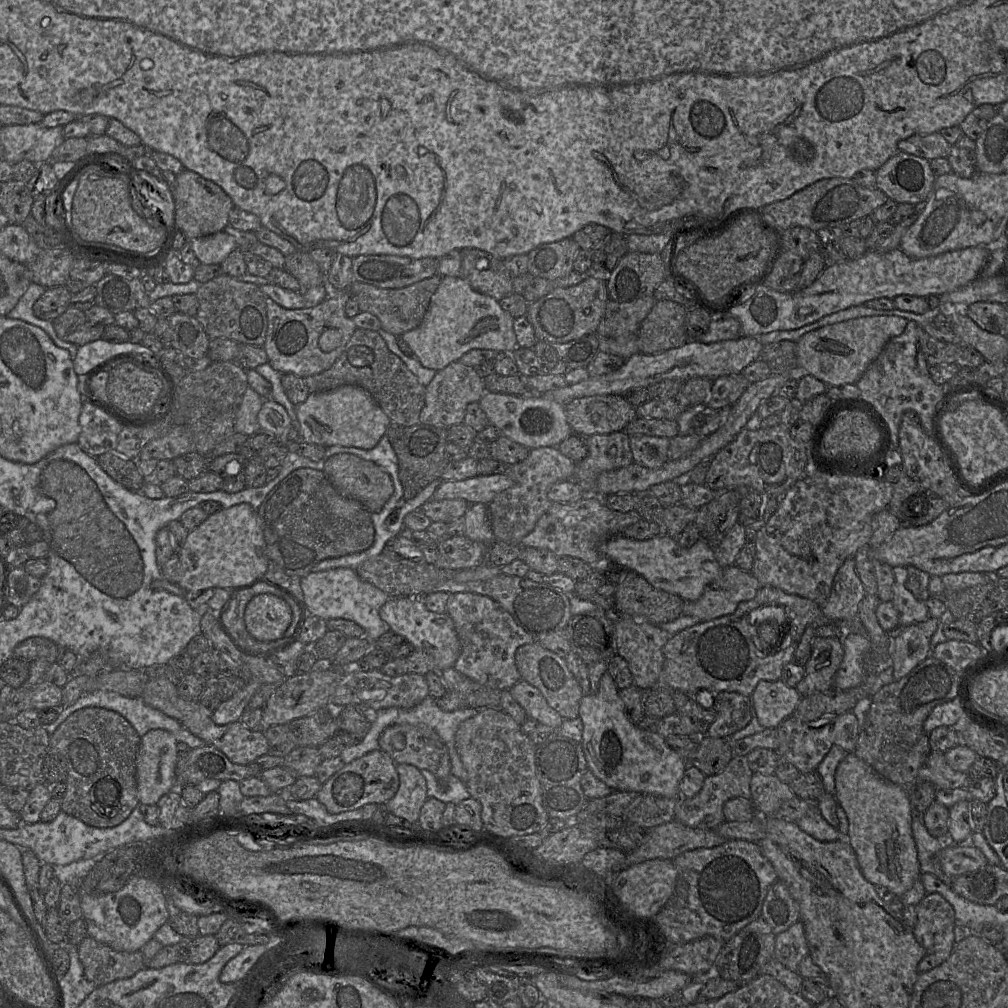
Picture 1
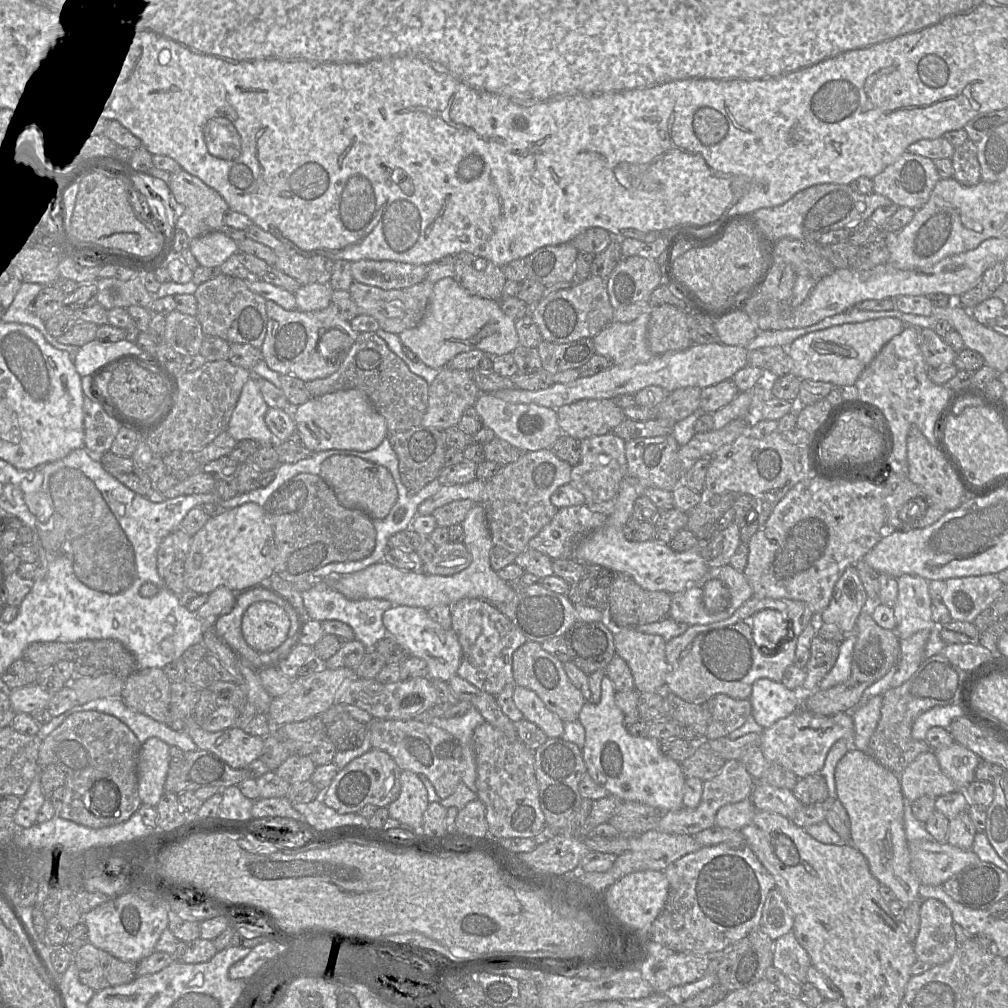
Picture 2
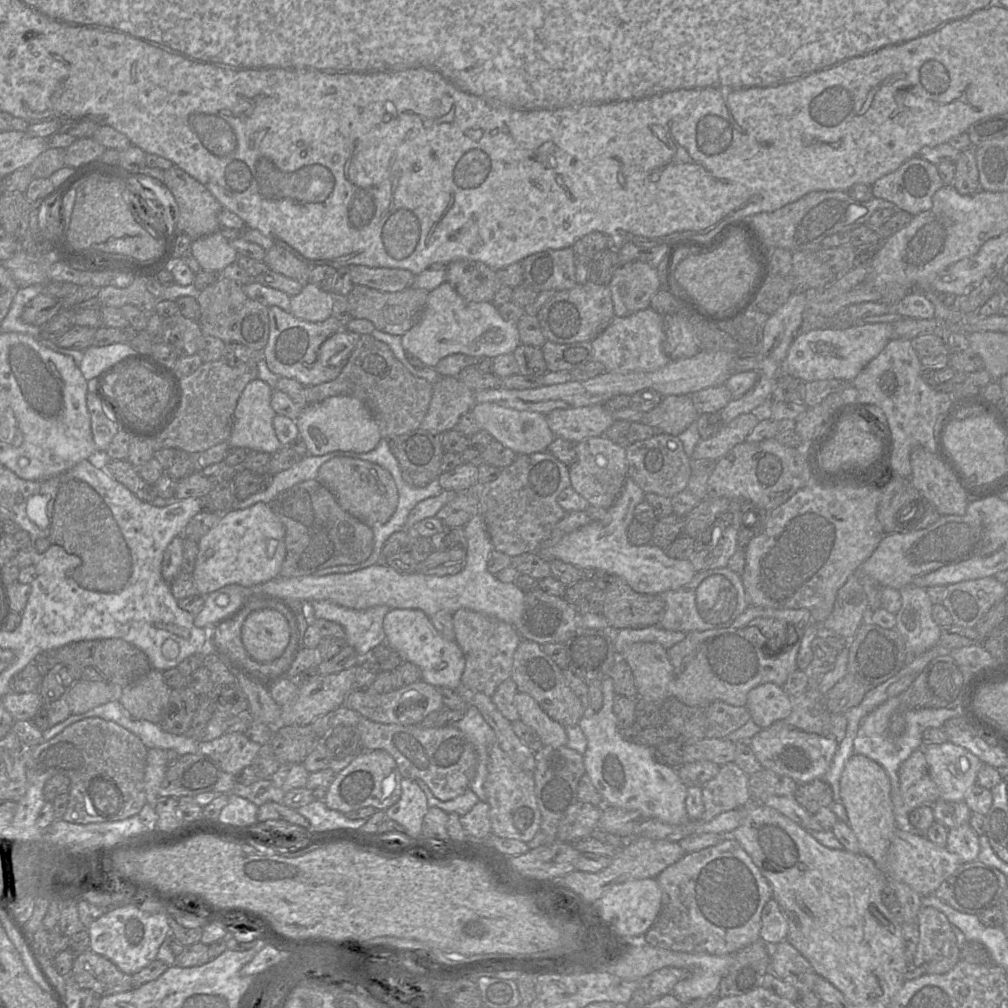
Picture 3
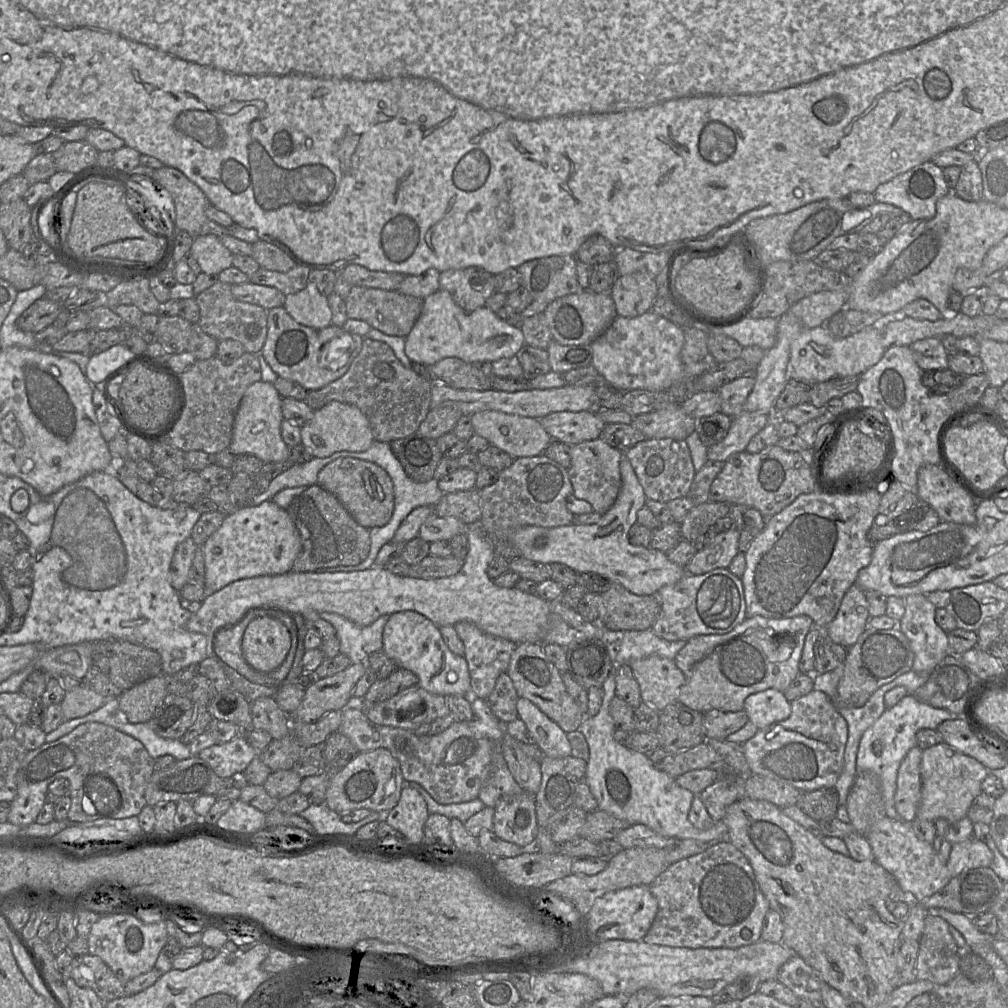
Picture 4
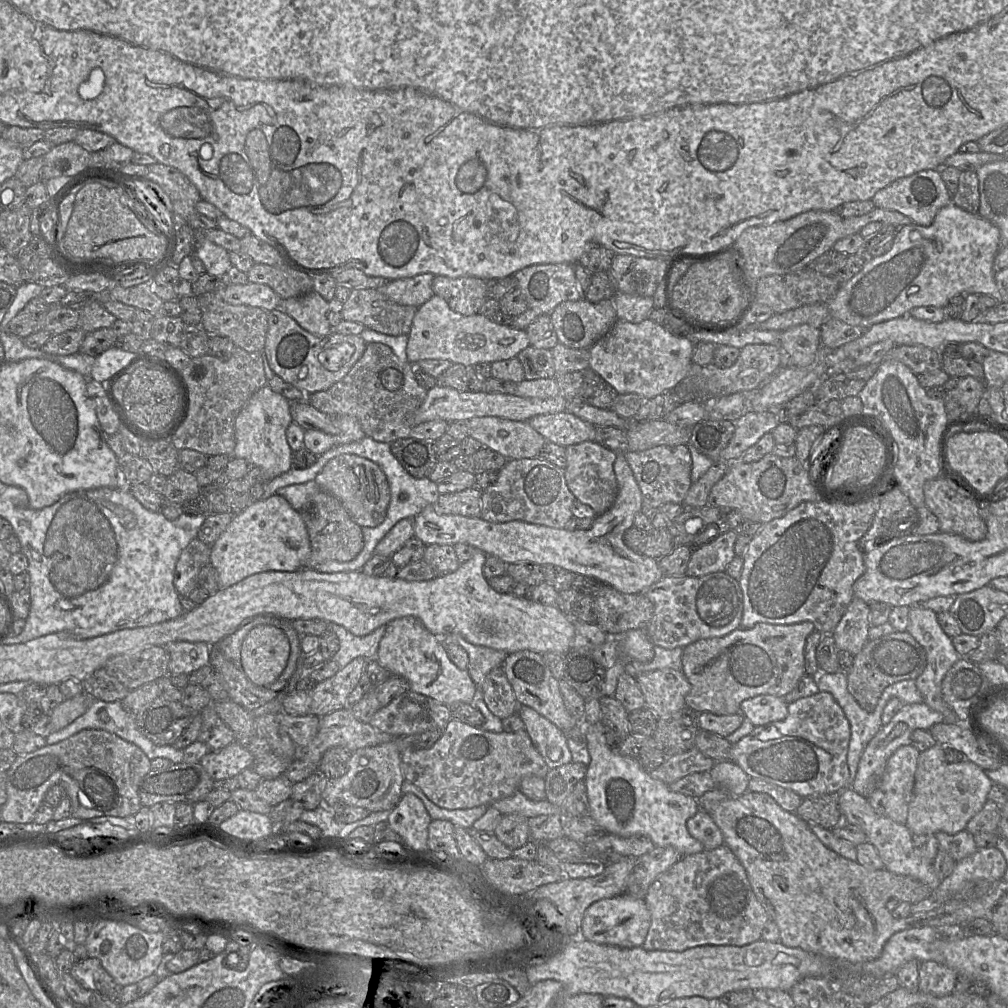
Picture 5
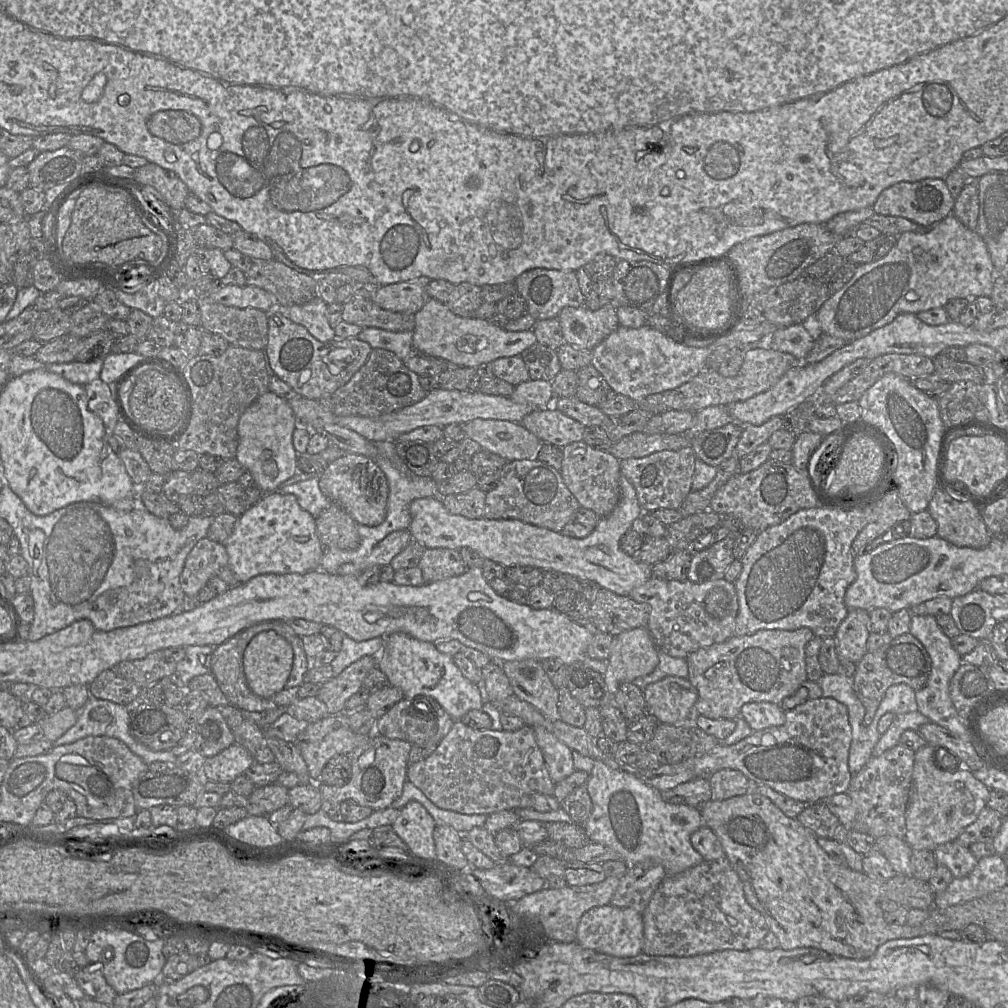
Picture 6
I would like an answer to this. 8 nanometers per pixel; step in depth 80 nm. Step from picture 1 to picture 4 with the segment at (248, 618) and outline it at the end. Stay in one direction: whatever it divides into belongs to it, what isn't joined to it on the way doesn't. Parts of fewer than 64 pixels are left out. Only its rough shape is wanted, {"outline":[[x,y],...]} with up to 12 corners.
{"outline":[[254,618],[242,654],[255,670],[270,672],[291,647],[287,627]]}

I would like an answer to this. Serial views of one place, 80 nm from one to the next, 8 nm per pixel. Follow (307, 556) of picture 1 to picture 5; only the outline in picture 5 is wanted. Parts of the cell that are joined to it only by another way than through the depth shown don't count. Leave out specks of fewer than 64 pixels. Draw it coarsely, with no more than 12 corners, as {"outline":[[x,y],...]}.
{"outline":[[318,491],[301,508],[311,544],[305,568],[348,562],[362,528]]}

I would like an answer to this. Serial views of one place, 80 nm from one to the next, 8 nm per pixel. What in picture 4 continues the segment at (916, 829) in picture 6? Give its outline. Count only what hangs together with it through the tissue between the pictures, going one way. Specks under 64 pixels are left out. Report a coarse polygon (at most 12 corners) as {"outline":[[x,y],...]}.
{"outline":[[945,742],[923,750],[916,818],[966,817],[988,771]]}

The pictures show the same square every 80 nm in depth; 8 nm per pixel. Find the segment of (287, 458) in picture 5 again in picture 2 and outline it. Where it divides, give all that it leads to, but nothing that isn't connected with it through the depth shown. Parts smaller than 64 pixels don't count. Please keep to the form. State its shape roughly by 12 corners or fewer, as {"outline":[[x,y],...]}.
{"outline":[[257,377],[242,388],[228,424],[237,442],[273,446]]}

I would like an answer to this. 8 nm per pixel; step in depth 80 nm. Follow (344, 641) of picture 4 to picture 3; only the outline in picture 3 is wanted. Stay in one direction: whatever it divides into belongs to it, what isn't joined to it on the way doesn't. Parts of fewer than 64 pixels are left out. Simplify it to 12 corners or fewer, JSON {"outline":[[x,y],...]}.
{"outline":[[326,600],[312,619],[343,627],[360,660],[385,642],[388,606],[354,610]]}

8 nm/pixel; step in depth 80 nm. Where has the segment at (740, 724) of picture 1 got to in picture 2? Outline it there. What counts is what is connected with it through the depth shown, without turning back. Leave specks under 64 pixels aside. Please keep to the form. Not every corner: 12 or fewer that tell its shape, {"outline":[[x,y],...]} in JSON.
{"outline":[[712,697],[706,739],[727,737],[752,715],[750,699]]}

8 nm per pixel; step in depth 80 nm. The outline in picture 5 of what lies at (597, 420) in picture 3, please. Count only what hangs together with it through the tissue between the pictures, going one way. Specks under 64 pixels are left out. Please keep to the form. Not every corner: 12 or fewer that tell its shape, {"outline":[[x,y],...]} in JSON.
{"outline":[[568,411],[529,423],[563,447],[594,441],[596,427]]}

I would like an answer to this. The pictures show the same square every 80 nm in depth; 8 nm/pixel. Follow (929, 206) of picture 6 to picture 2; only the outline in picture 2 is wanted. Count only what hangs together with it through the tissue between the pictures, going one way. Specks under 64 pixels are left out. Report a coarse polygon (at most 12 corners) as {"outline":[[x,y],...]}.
{"outline":[[906,151],[873,178],[874,192],[918,210],[939,179],[933,160]]}

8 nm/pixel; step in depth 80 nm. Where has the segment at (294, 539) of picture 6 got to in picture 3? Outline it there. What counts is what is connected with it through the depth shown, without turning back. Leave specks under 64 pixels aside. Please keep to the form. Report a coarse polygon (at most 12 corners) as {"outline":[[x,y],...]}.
{"outline":[[263,502],[222,513],[197,544],[203,596],[279,577],[285,528]]}

